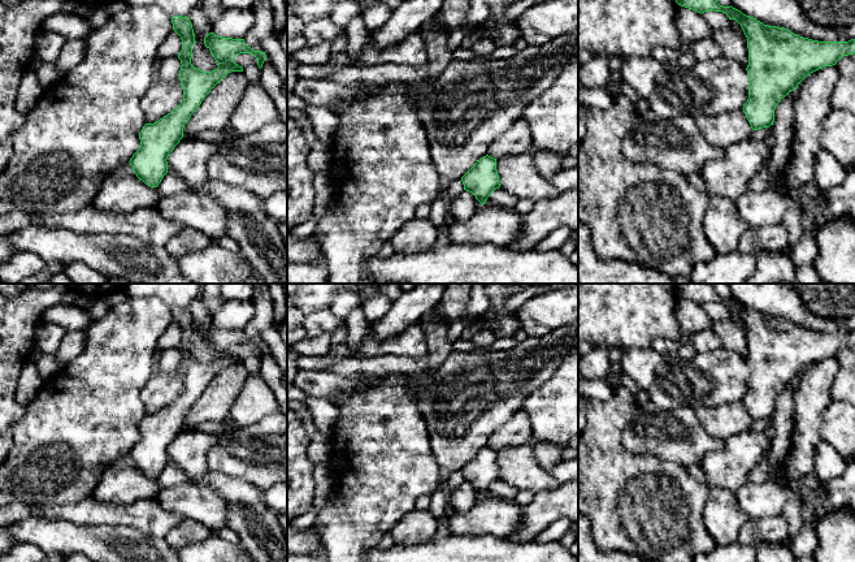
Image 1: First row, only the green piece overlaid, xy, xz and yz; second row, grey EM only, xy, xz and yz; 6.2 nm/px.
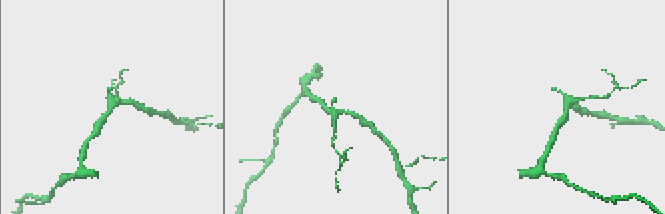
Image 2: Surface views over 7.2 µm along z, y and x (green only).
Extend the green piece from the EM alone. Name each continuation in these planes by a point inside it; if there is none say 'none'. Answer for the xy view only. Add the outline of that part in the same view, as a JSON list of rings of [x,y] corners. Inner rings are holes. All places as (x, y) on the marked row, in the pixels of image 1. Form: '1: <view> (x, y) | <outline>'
none

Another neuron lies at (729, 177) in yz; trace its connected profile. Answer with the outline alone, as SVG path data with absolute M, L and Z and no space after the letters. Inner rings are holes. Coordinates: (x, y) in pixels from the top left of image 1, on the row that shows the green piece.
M743 139L726 148L720 160L708 161L700 176L711 195L738 199L771 155L764 140Z

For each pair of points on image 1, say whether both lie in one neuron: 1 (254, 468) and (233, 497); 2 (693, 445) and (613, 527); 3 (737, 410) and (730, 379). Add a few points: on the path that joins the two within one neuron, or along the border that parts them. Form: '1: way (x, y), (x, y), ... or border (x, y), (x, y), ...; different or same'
1: border (215, 471), (244, 479), (263, 492); different
2: border (646, 454), (677, 462), (684, 467); different
3: border (741, 400), (704, 406); different

